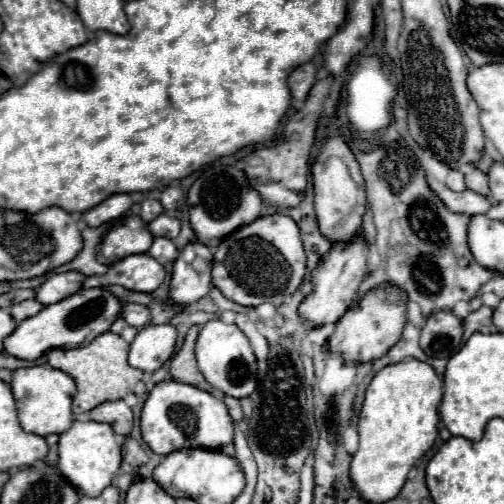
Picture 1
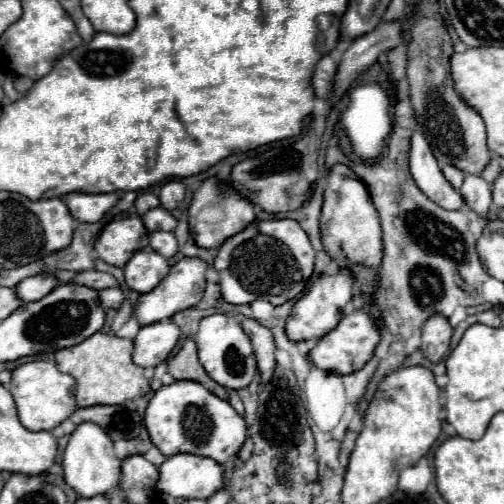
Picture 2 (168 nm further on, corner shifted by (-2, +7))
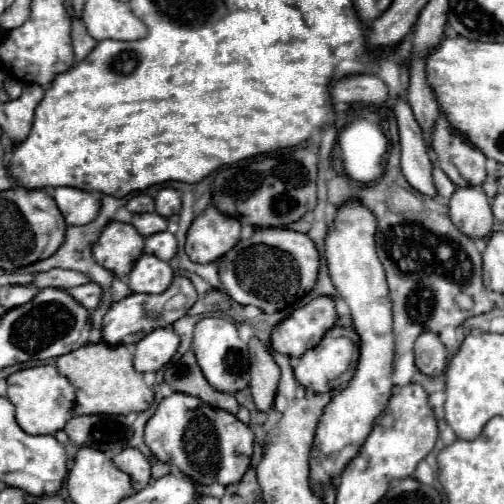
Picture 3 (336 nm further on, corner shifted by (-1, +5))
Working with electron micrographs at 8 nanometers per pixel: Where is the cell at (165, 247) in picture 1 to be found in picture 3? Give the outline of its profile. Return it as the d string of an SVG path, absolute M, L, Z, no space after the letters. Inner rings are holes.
M160 231L150 237L146 237L146 247L144 253L154 255L162 261L170 261L176 255L176 237L170 231Z

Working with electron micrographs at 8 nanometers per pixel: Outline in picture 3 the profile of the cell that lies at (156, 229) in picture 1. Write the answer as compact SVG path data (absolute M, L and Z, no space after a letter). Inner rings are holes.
M142 213L142 215L134 215L132 217L132 225L136 227L136 231L144 237L166 231L168 221L164 217L160 217L158 213Z

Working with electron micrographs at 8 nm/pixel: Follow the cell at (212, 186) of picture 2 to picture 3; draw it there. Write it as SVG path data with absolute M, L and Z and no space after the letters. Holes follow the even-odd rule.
M210 205L192 221L186 253L194 263L214 263L240 241L240 229L242 223L238 223L238 219L224 217L214 205Z

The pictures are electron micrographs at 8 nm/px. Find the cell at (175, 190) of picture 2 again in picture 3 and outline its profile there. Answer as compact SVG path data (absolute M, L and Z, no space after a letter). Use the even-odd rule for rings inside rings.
M162 189L156 195L156 213L162 217L172 217L180 211L180 193L176 189Z

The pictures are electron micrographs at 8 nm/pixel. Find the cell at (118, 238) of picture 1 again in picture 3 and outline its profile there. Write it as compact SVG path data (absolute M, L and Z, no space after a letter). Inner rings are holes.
M108 223L94 243L94 259L114 275L128 275L144 249L144 237L130 223Z

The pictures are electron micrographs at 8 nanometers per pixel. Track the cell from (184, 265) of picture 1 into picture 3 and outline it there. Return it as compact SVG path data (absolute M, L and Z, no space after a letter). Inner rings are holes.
M176 275L172 285L162 293L162 295L128 295L120 301L116 301L108 313L104 315L104 321L102 321L102 341L106 345L130 345L130 343L138 343L142 337L146 337L148 333L152 333L154 329L160 329L160 327L168 327L172 325L174 321L178 321L180 317L186 315L186 311L194 305L196 301L196 289L194 285L190 283L190 279L186 277L180 277ZM174 295L184 295L184 305L180 309L174 309L174 311L166 311L164 309L164 303L168 303Z

